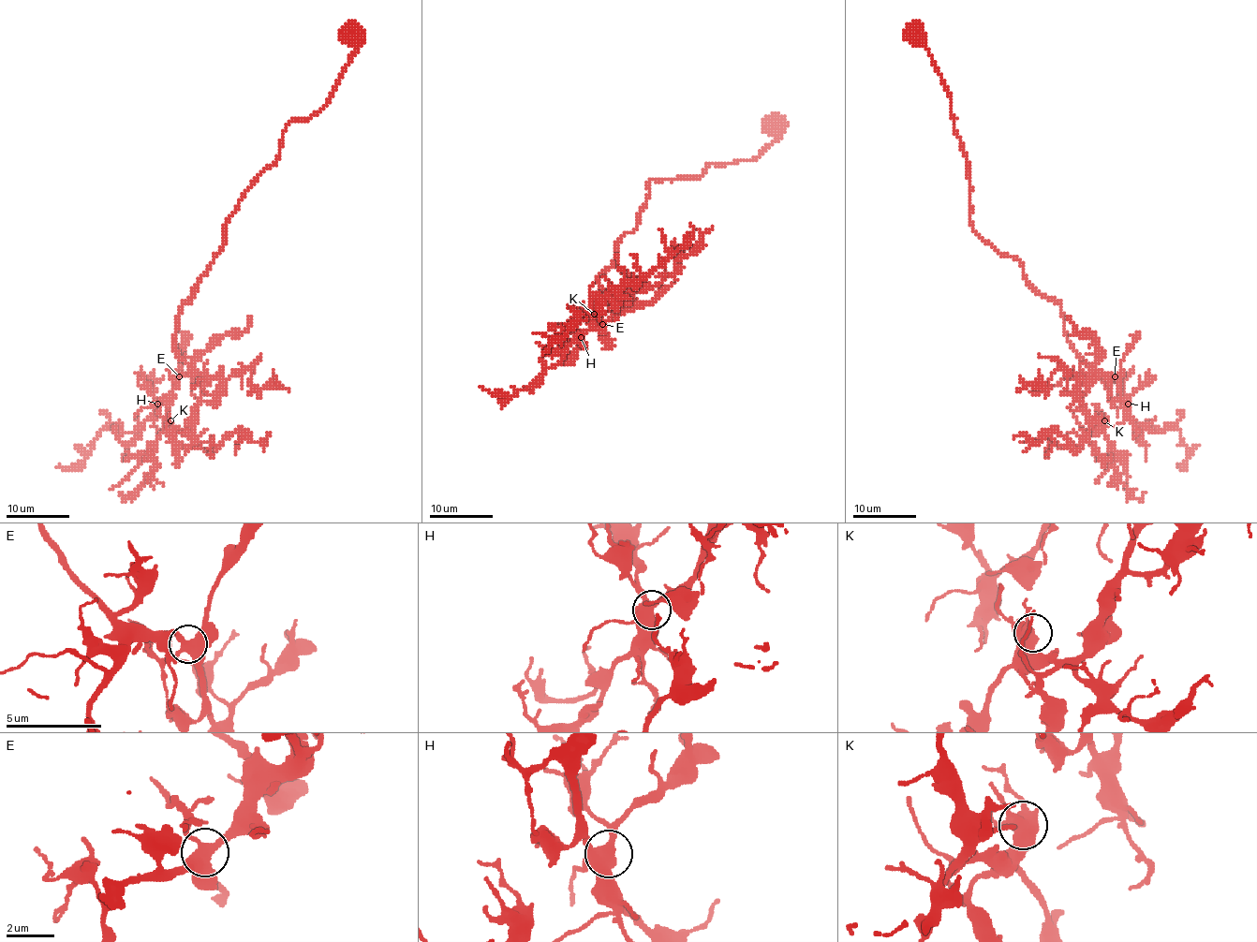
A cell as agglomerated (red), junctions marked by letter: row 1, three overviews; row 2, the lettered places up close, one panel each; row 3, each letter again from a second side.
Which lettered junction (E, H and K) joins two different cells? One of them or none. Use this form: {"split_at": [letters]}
{"split_at": []}

